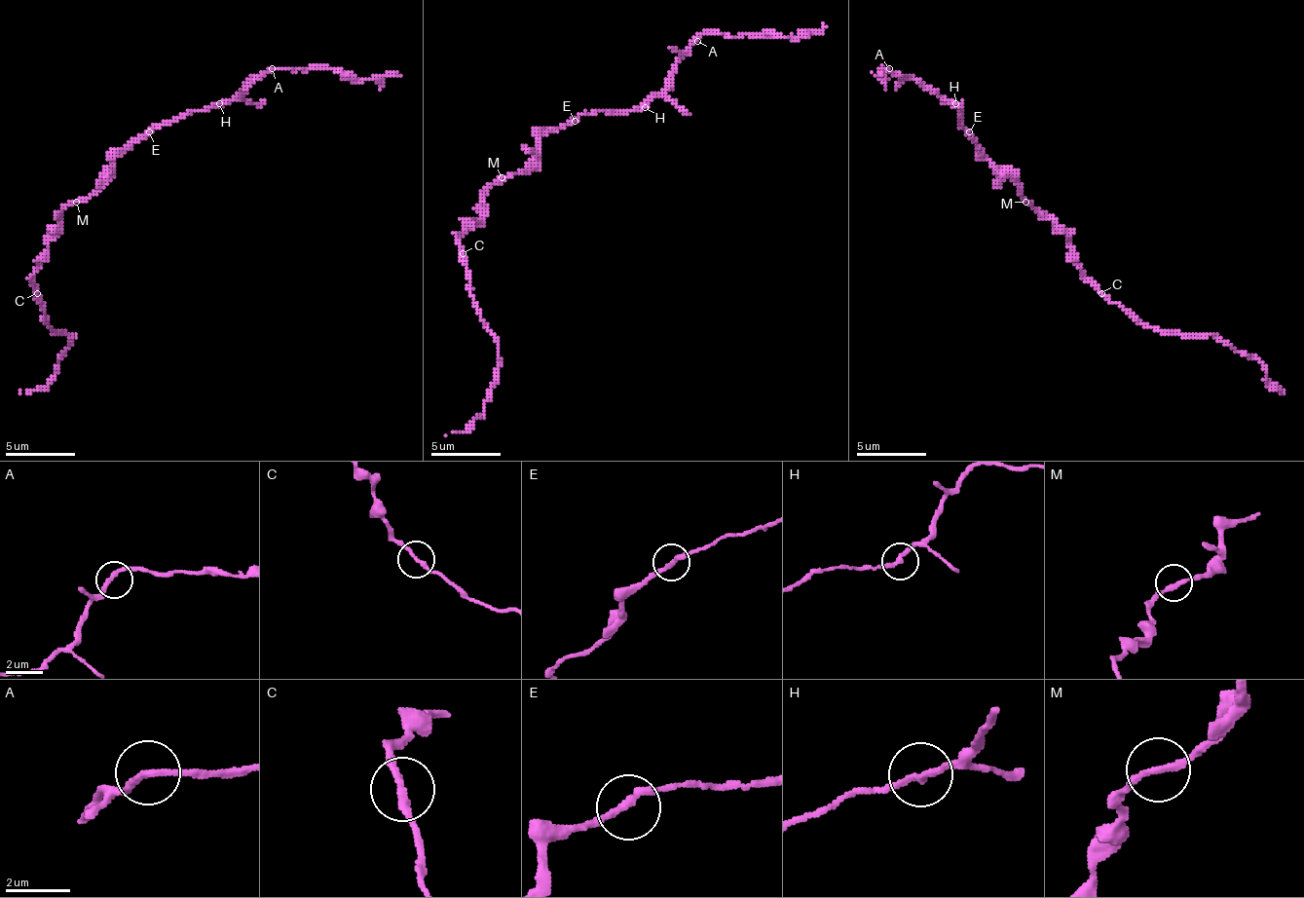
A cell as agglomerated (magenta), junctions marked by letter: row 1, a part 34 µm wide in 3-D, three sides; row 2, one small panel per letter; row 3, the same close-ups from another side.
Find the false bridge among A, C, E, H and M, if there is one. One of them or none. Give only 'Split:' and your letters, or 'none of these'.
Split: none of these

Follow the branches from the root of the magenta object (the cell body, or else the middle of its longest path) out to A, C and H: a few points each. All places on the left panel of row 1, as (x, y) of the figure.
A: (93, 191), (111, 170), (111, 163), (135, 142), (191, 111), (230, 103), (250, 79), (261, 79), (272, 68)
C: (93, 191), (72, 202), (58, 215), (58, 226), (48, 243), (48, 257), (34, 275), (37, 292)
H: (93, 191), (111, 170), (111, 163), (135, 142), (191, 111), (208, 111), (219, 103)

